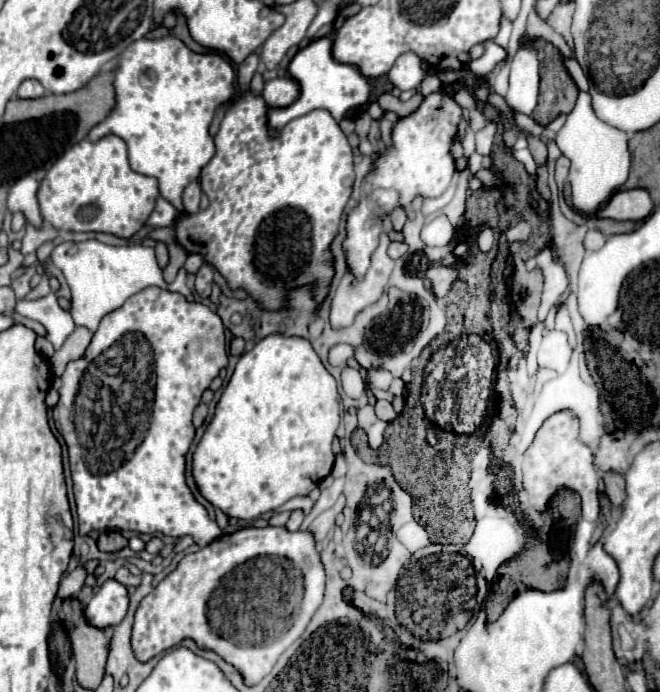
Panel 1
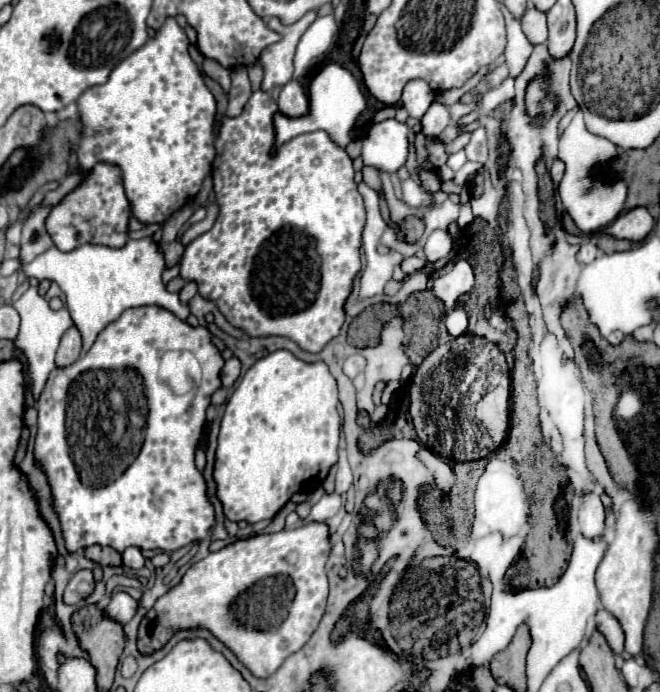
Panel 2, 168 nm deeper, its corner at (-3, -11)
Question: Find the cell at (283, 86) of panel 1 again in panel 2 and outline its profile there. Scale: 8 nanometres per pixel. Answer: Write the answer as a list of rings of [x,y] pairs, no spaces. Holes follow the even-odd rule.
[[[289,81],[279,93],[279,111],[287,117],[301,117],[309,113],[309,99],[299,81]]]

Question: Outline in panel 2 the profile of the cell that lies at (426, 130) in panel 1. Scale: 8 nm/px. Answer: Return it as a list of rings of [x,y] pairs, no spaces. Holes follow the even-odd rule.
[[[419,167],[417,175],[419,175],[421,185],[425,187],[425,191],[429,191],[429,193],[441,191],[441,177],[439,177],[439,169],[437,167],[431,167],[431,169]]]

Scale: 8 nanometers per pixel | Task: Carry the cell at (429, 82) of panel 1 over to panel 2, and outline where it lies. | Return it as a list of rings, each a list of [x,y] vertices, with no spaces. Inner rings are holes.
[[[433,101],[431,107],[427,109],[427,113],[421,119],[421,127],[423,127],[423,135],[427,137],[439,137],[439,133],[451,123],[449,111],[441,101]]]

